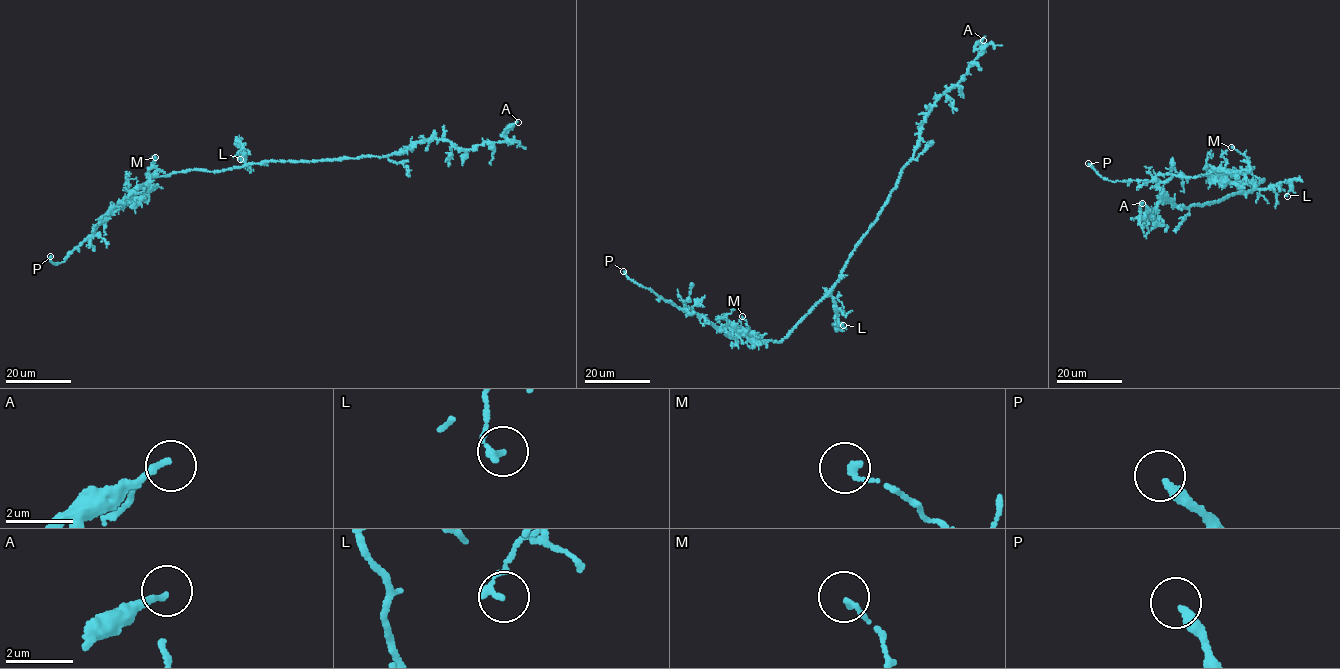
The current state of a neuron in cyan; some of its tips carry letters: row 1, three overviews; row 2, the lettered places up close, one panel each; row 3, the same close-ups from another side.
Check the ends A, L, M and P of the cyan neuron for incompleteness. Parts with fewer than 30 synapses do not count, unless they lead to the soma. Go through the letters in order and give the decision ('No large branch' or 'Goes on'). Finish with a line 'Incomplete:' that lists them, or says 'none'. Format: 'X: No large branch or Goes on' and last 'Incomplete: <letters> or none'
A: No large branch
L: No large branch
M: No large branch
P: Goes on
Incomplete: P

